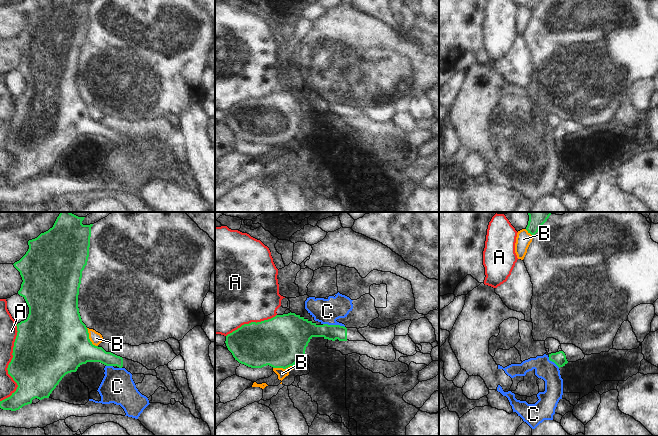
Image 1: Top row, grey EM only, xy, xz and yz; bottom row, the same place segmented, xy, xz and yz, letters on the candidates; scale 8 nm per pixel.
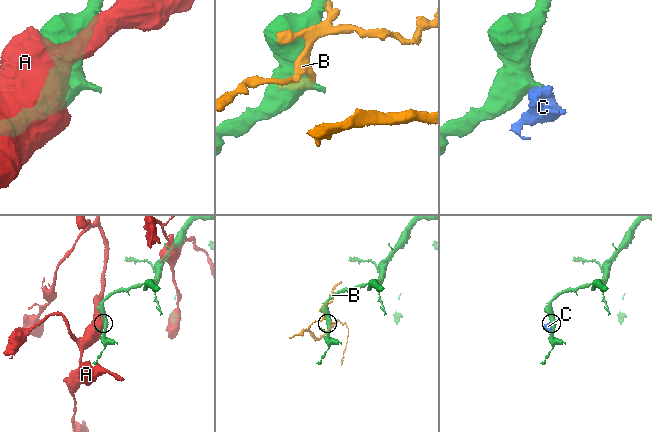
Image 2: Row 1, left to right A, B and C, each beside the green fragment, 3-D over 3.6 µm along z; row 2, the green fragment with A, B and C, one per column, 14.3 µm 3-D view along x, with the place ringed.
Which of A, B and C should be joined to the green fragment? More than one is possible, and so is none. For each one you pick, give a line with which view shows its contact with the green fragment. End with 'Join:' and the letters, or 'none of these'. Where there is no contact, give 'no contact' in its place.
Join: none of these

